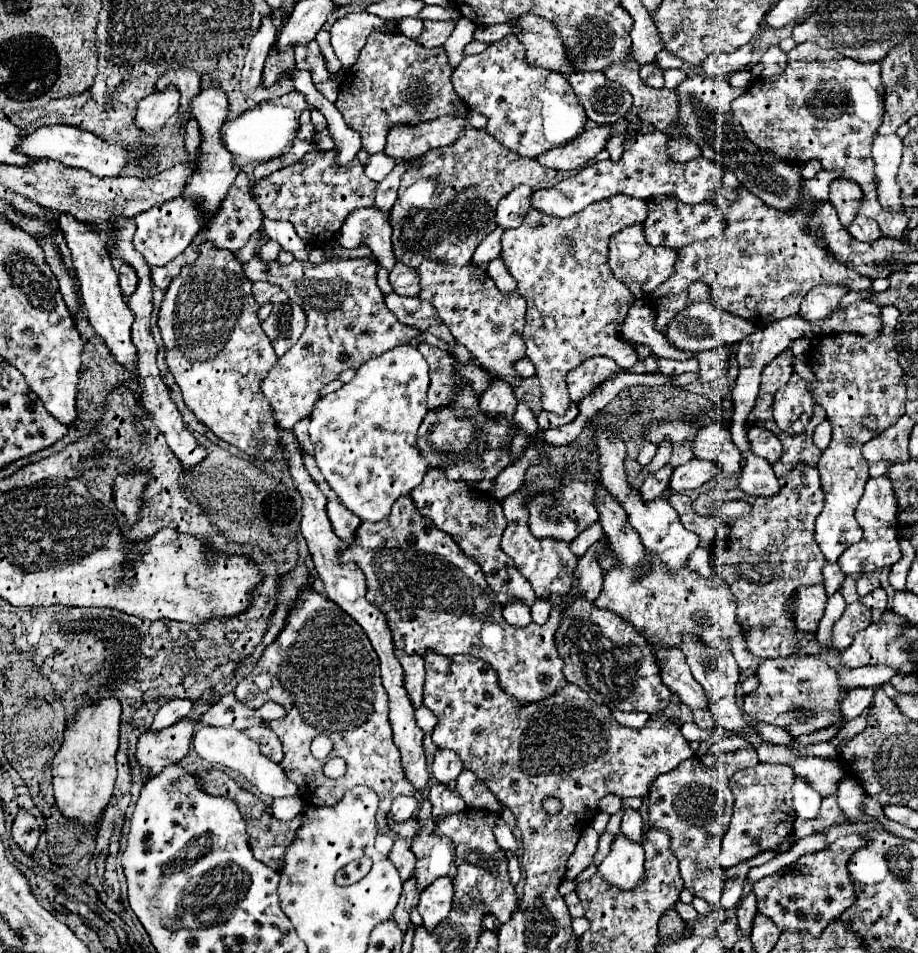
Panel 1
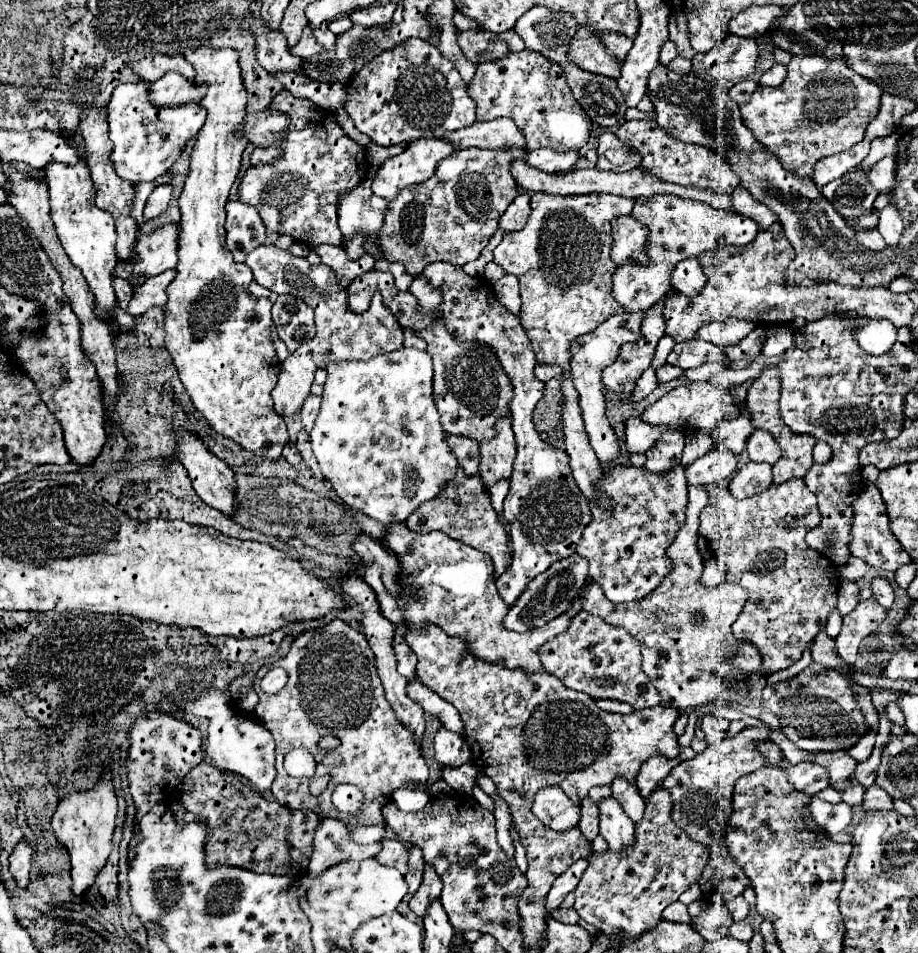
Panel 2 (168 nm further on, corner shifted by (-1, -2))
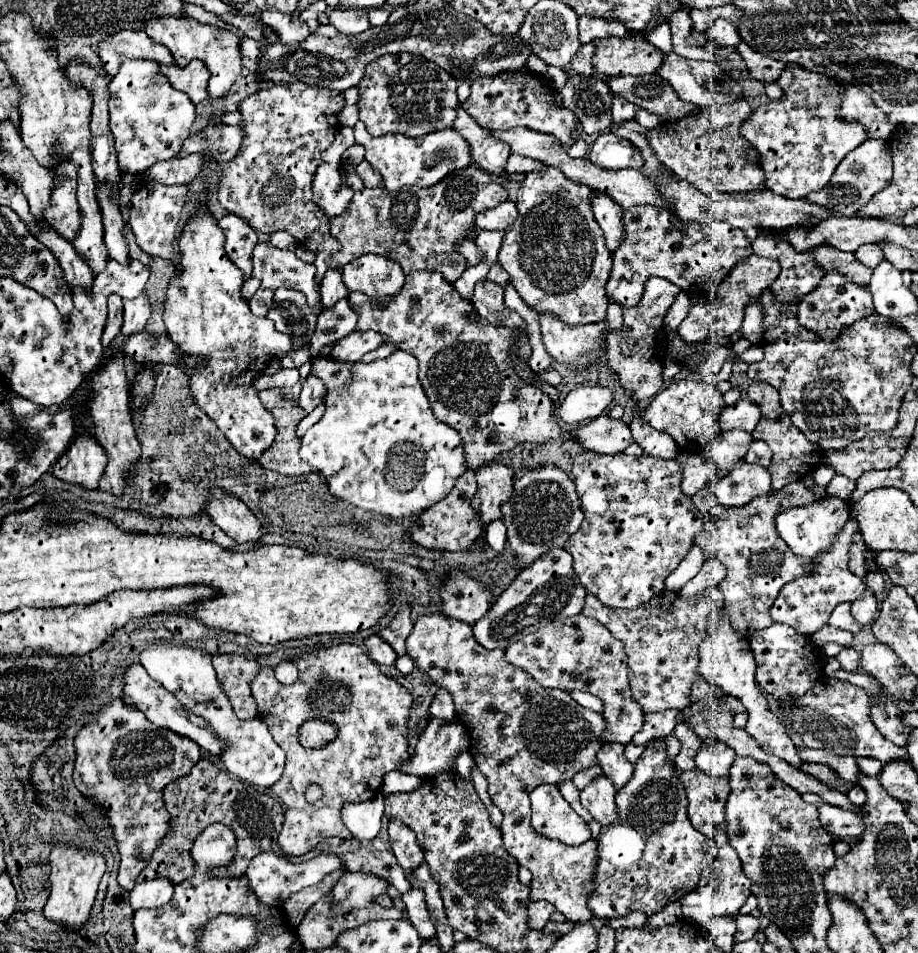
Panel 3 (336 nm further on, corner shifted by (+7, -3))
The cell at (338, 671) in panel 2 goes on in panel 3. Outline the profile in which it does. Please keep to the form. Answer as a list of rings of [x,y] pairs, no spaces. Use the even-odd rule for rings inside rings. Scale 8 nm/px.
[[[341,643],[315,653],[305,653],[297,659],[297,667],[299,681],[295,685],[277,683],[271,667],[261,667],[259,675],[251,681],[251,691],[259,705],[259,717],[269,725],[275,743],[287,755],[285,773],[271,787],[271,793],[275,793],[275,797],[279,797],[279,801],[285,805],[285,823],[279,835],[279,845],[287,855],[305,855],[327,837],[353,837],[349,829],[343,825],[341,807],[343,803],[359,803],[373,799],[381,789],[383,775],[393,769],[399,769],[399,765],[409,759],[409,745],[405,735],[409,735],[407,721],[413,701],[409,691],[395,679],[383,675],[381,669],[369,659],[369,655],[359,645]],[[307,719],[329,719],[333,725],[339,725],[339,737],[325,749],[305,749],[297,739],[297,731],[301,723]],[[311,783],[317,783],[323,789],[321,799],[315,803],[307,803],[305,799],[305,789]]]

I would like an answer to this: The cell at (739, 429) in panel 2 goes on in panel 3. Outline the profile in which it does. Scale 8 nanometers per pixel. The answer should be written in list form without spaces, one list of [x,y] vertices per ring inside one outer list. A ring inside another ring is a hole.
[[[739,399],[737,405],[725,407],[721,413],[721,431],[729,429],[743,429],[743,431],[753,431],[755,425],[761,419],[761,409],[757,403],[749,399]]]

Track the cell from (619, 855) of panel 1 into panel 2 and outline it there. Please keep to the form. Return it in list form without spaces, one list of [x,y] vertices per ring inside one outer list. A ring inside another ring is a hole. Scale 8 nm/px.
[[[605,798],[599,802],[599,820],[599,834],[607,840],[609,852],[627,852],[633,846],[635,826],[615,798]]]

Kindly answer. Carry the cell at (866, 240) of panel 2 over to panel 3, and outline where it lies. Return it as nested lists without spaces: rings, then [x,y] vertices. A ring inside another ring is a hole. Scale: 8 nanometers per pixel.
[[[863,245],[861,249],[855,251],[857,259],[861,259],[861,263],[869,269],[875,269],[885,257],[883,257],[883,251],[879,245]]]

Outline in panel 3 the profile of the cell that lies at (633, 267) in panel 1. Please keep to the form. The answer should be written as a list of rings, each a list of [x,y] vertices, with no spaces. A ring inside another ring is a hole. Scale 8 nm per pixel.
[[[595,193],[593,201],[591,201],[591,209],[593,209],[593,215],[595,215],[599,227],[605,233],[607,247],[611,251],[615,251],[619,247],[619,243],[623,241],[623,211],[621,211],[621,207],[613,199],[609,199],[605,193]]]

